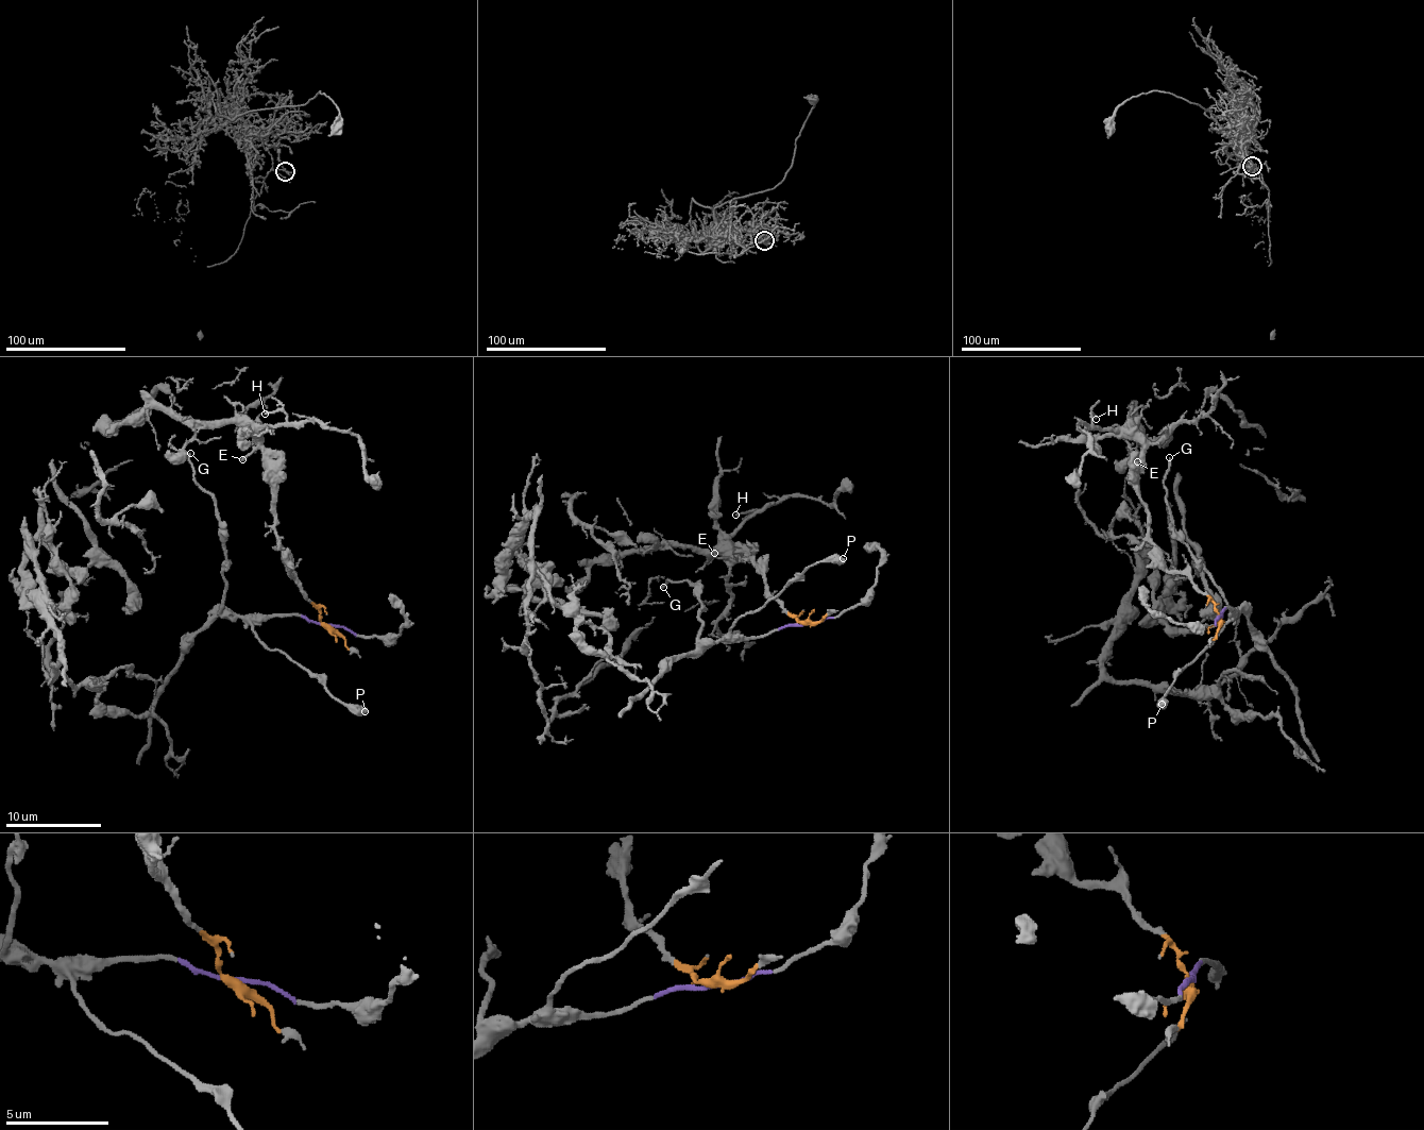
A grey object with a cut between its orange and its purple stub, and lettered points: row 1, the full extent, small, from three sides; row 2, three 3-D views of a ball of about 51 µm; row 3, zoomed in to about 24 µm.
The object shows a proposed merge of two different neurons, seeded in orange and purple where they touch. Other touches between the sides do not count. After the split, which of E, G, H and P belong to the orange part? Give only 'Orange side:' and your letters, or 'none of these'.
Orange side: E, H

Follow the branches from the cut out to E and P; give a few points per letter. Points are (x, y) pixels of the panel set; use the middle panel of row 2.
E: (806, 623), (798, 621), (766, 590), (766, 580), (748, 561), (746, 553), (733, 558), (714, 553)
P: (806, 623), (741, 638), (731, 633), (731, 627), (746, 611), (756, 611), (776, 599), (814, 562), (844, 559)

